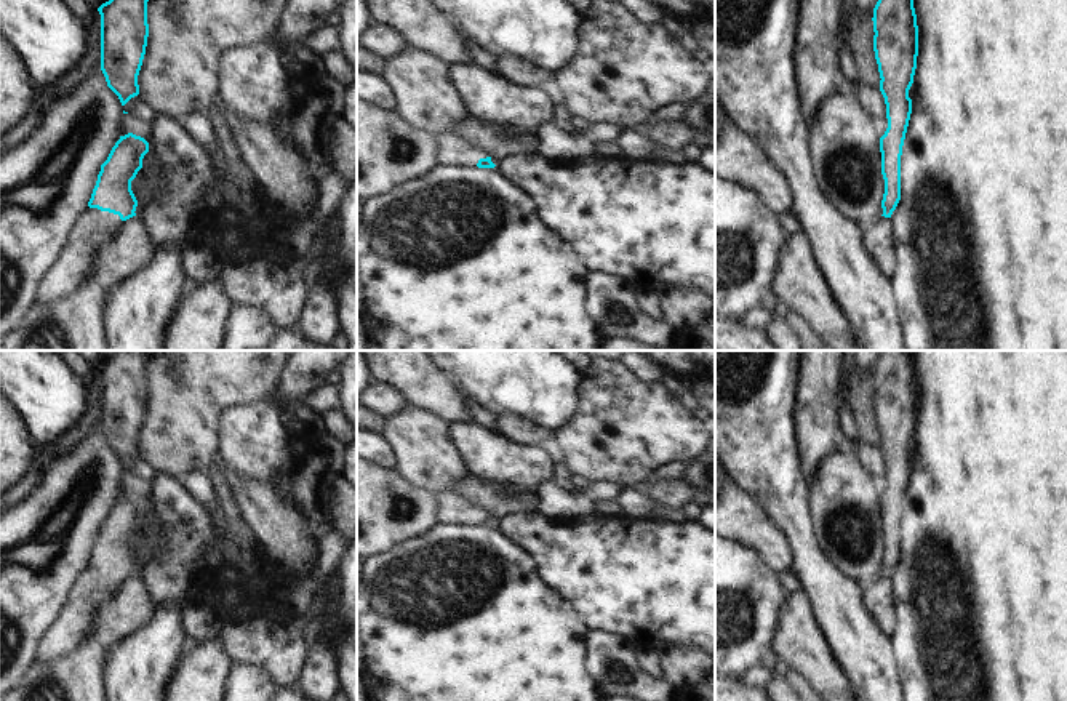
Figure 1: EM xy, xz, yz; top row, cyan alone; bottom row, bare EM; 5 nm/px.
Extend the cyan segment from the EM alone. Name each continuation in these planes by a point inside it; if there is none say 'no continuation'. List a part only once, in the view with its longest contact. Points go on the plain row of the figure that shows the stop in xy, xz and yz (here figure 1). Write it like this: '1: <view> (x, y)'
1: xy (93, 586)

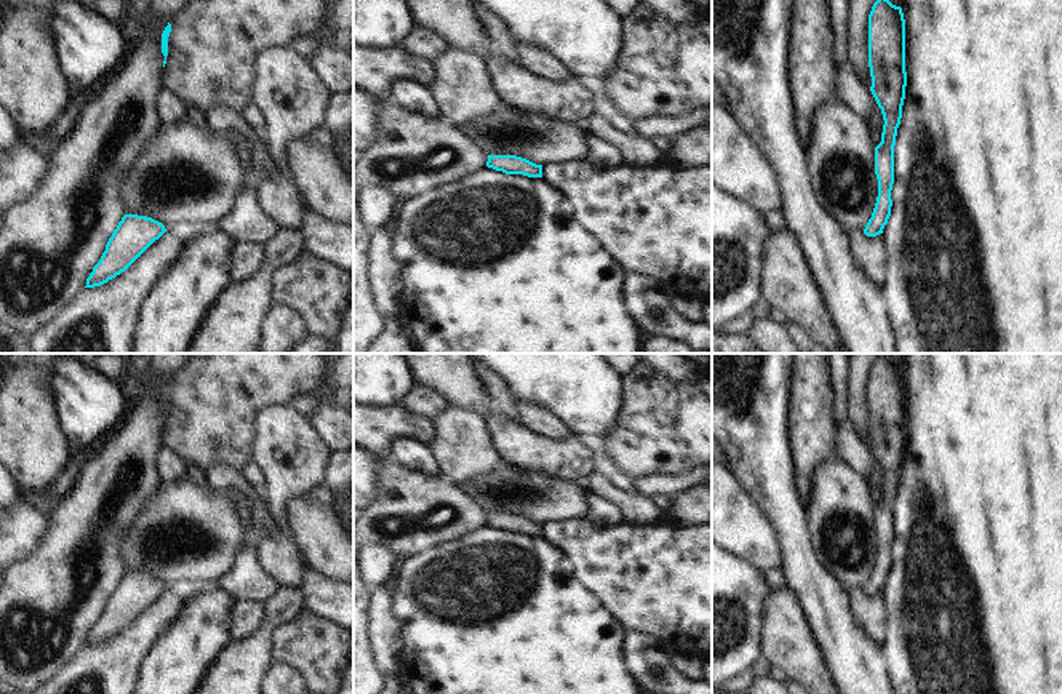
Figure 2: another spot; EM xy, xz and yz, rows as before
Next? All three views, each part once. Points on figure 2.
no continuation

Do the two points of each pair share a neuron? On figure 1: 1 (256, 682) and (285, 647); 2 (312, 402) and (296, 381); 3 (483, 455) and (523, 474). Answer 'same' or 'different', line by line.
1: different
2: different
3: same

